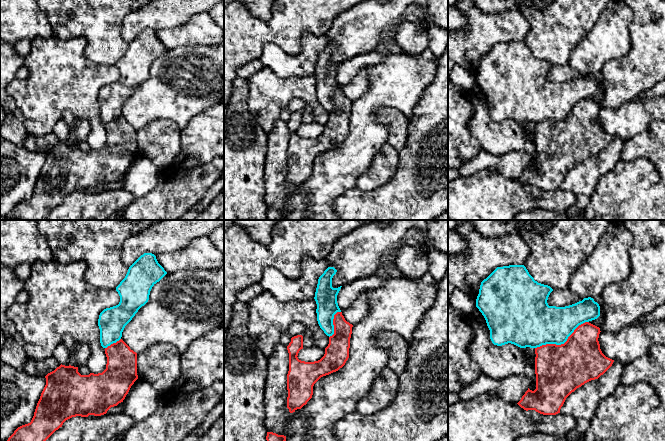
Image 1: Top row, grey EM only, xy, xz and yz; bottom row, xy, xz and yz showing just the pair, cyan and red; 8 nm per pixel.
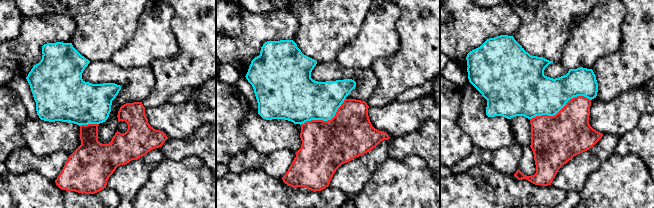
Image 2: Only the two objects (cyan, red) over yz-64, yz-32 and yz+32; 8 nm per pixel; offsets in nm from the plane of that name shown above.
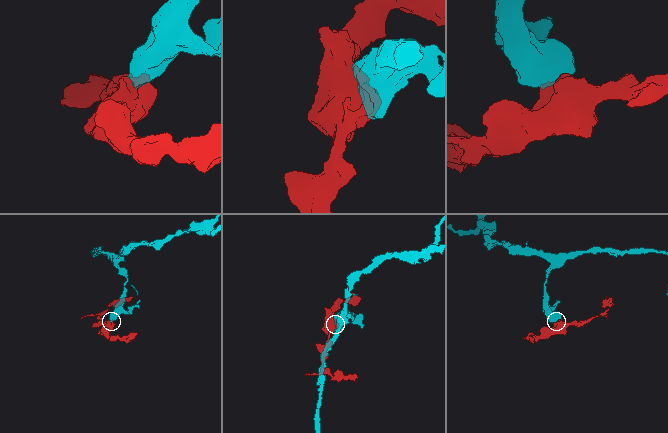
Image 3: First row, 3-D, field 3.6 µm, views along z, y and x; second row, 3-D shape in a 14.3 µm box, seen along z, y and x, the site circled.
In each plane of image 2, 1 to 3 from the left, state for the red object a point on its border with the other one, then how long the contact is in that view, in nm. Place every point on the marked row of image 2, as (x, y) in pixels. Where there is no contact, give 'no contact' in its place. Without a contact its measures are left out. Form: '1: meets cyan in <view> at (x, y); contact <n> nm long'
1: meets cyan in yz-64 at (89, 123); contact 150 nm long
2: meets cyan in yz-32 at (325, 120); contact 420 nm long
3: meets cyan in yz+32 at (560, 109); contact 500 nm long

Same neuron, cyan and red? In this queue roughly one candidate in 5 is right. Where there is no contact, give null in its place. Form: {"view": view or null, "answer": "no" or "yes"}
{"view": "yz", "answer": "no"}

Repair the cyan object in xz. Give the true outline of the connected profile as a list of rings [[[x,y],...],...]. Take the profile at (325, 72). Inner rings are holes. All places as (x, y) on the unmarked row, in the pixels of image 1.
[[[328,43],[319,53],[315,68],[315,77],[317,80],[317,97],[320,104],[327,112],[334,110],[333,95],[337,88],[341,88],[338,79],[337,71],[342,62],[338,64],[332,63],[332,54],[337,46],[334,43]]]

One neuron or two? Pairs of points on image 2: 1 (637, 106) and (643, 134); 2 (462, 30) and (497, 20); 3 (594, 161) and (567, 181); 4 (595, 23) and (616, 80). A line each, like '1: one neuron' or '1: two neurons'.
1: two neurons
2: one neuron
3: one neuron
4: two neurons

